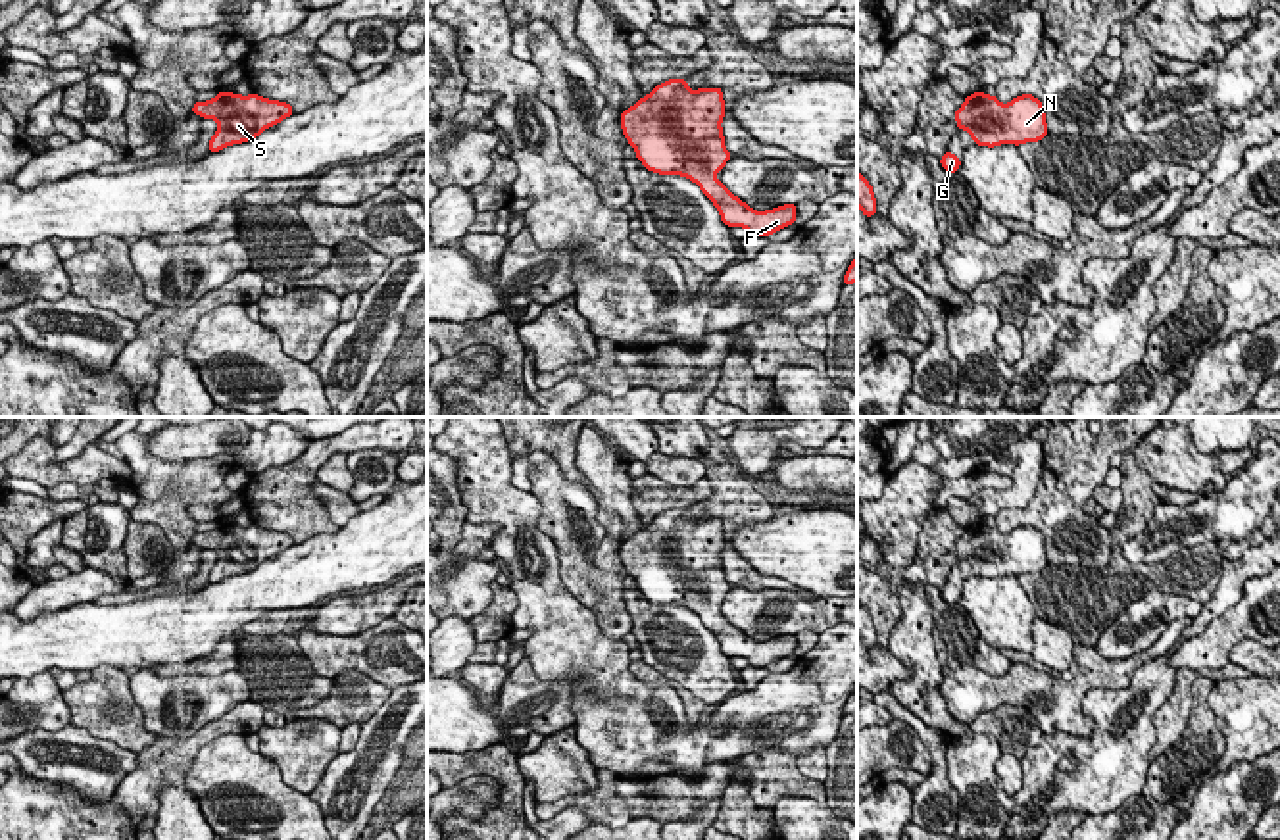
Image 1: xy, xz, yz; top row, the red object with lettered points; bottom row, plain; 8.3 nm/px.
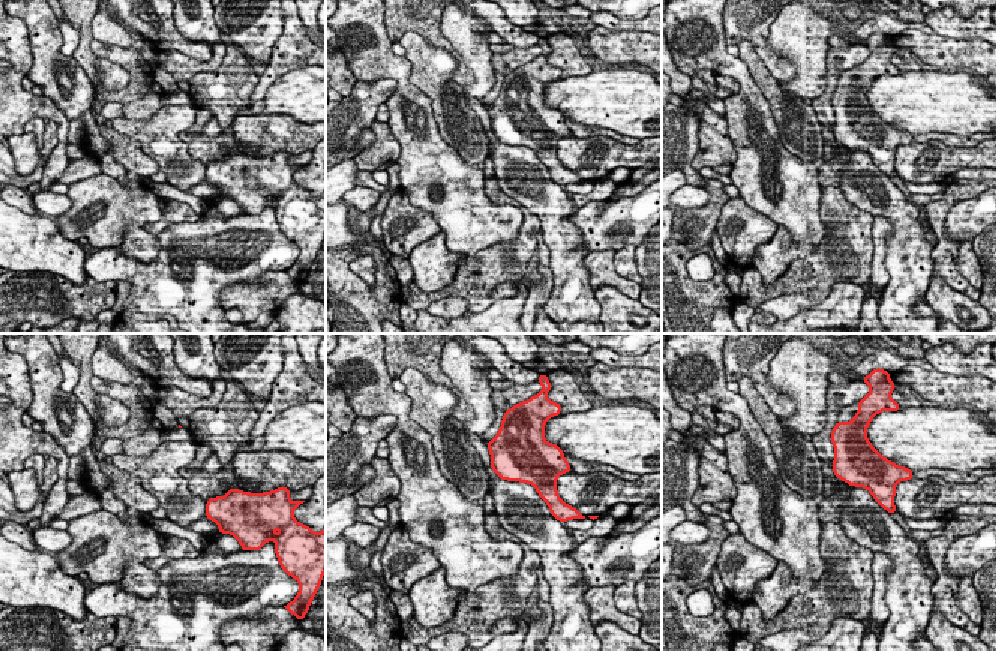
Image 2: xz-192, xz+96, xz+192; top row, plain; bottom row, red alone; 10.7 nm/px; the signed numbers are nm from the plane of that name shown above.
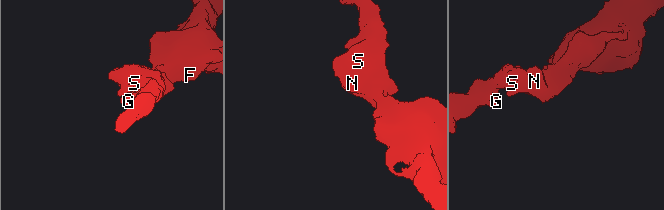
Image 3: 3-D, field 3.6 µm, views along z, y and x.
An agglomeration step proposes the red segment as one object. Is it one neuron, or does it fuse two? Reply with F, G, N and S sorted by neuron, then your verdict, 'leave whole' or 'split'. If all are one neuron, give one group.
F G N S | leave whole

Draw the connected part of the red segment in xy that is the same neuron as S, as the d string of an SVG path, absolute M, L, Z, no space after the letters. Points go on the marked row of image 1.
M219 92L213 100L196 102L192 113L217 121L217 133L208 142L209 152L219 152L231 144L254 140L267 127L294 113L286 102L267 100L258 94L240 96Z

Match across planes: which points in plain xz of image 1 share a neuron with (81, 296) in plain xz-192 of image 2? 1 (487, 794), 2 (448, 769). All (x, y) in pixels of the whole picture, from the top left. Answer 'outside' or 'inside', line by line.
1: inside
2: outside

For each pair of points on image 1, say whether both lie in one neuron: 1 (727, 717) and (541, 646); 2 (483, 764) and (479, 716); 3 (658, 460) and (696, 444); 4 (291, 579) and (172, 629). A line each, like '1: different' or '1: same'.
1: same
2: different
3: different
4: same

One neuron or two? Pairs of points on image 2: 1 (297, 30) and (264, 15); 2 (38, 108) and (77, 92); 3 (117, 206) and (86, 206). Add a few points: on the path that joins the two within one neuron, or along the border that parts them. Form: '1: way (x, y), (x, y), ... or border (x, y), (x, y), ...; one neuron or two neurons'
1: border (284, 15), (282, 33), (269, 57); two neurons
2: border (42, 93), (69, 122); two neurons
3: way (110, 207), (93, 206); one neuron

